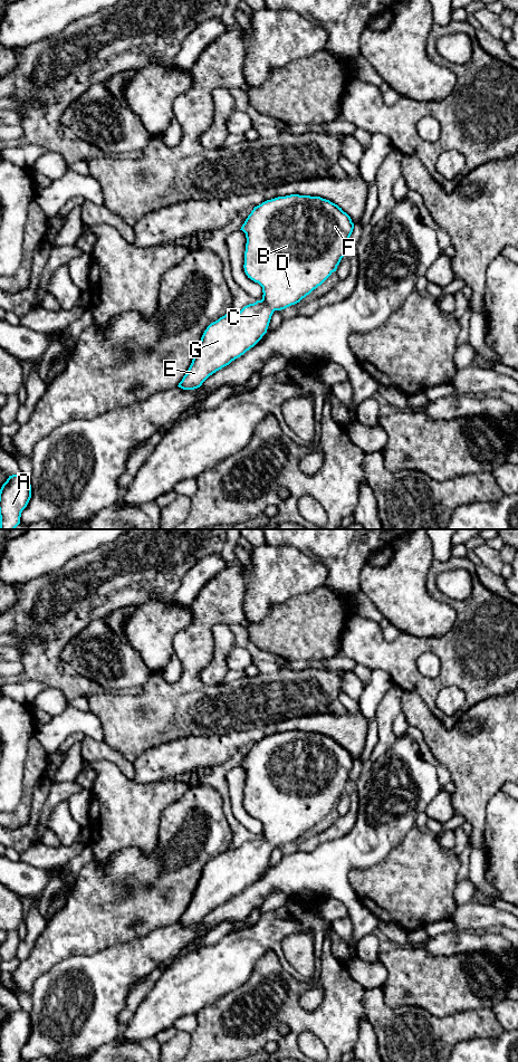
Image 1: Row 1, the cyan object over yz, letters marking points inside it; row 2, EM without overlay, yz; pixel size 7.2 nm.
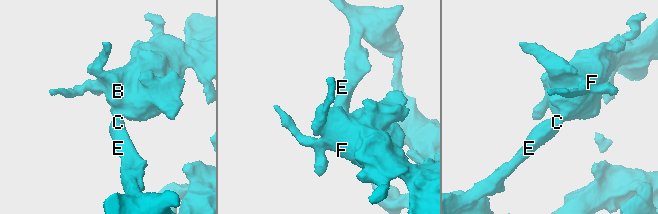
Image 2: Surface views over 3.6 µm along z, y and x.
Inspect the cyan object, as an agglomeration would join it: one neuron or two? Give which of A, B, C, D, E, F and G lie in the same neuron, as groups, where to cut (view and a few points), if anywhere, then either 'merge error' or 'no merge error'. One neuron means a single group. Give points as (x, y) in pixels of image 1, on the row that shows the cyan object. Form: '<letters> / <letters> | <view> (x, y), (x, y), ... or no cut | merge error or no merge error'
A B C D E F G | no cut | no merge error

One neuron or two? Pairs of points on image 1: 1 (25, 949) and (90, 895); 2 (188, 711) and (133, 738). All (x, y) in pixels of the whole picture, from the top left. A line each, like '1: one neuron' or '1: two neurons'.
1: two neurons
2: one neuron

